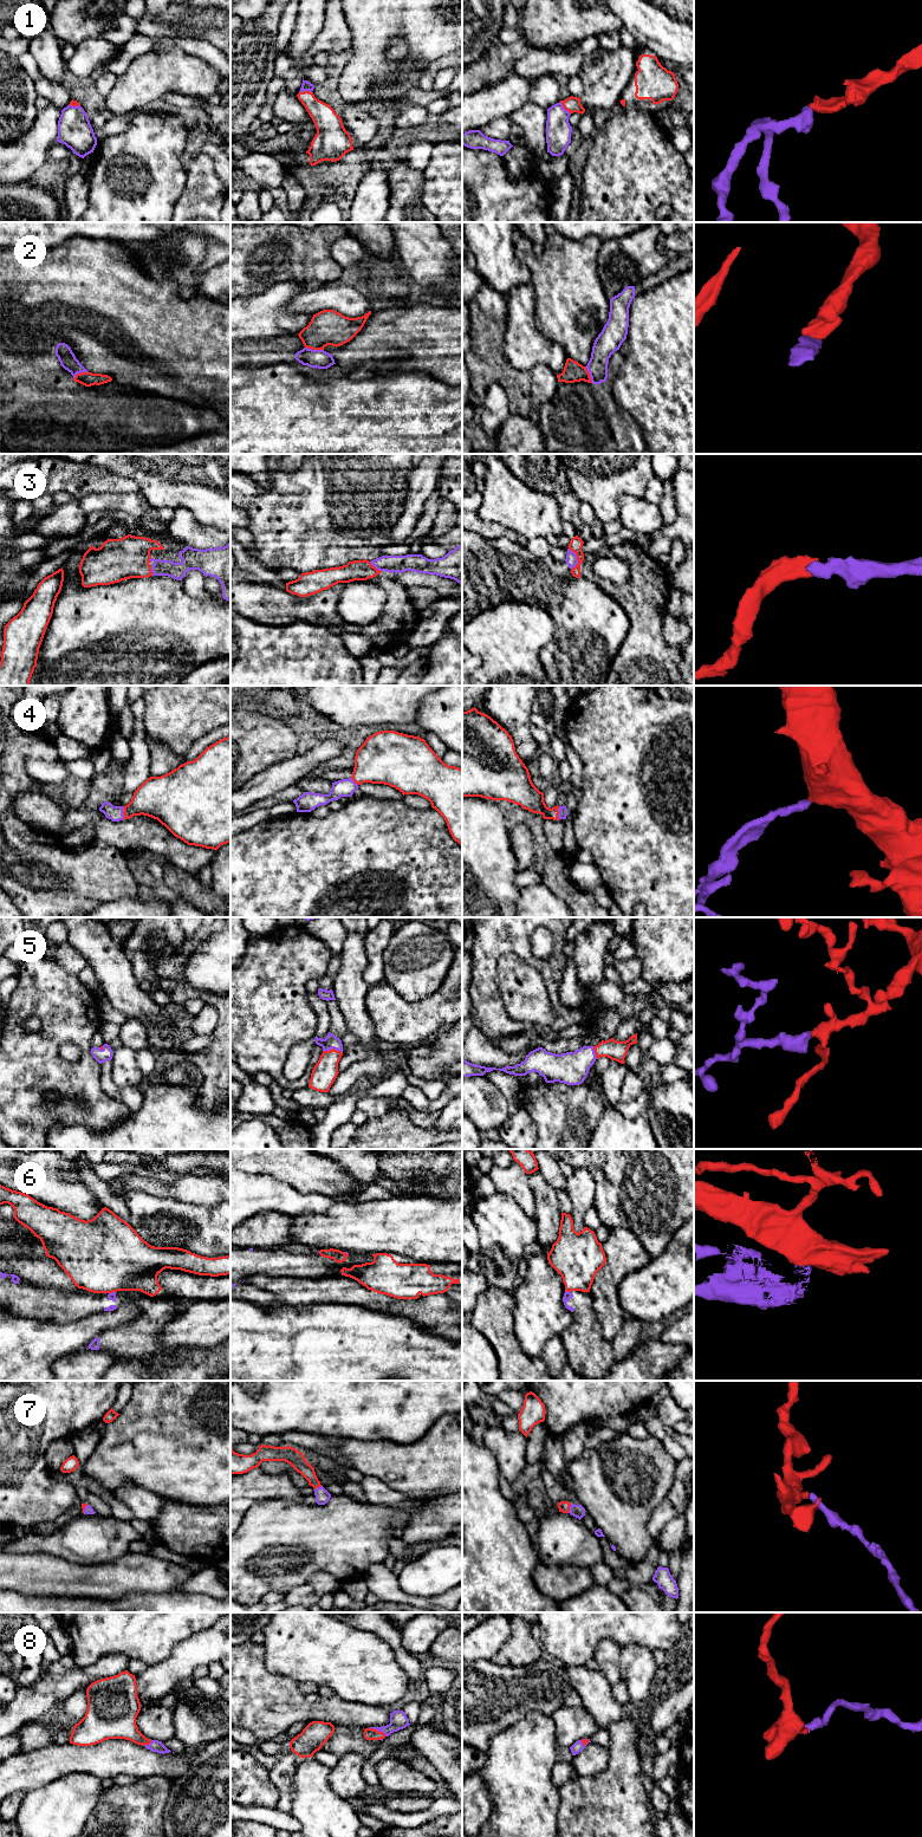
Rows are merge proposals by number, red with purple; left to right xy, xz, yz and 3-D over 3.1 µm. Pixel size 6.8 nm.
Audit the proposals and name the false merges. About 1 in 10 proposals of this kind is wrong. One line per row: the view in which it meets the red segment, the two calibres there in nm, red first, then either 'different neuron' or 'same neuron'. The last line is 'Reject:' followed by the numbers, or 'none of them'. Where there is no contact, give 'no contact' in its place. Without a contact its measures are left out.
1: yz | 110/180 nm | same neuron
2: xz | 240/130 nm | same neuron
3: yz | 90/80 nm | same neuron
4: xy | 280/100 nm | same neuron
5: xz | 170/100 nm | same neuron
6: yz | 340/50 nm | different neuron
7: yz | 80/90 nm | same neuron
8: xz | 80/120 nm | same neuron
Reject: 6

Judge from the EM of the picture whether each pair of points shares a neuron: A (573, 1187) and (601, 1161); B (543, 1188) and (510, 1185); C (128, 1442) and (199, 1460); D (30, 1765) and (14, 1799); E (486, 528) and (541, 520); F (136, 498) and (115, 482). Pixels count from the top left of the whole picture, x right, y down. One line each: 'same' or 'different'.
A: different
B: different
C: same
D: different
E: different
F: different

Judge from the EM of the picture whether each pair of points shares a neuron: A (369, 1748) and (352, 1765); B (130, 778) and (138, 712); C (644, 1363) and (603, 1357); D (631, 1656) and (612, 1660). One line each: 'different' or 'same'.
A: different
B: same
C: different
D: different

